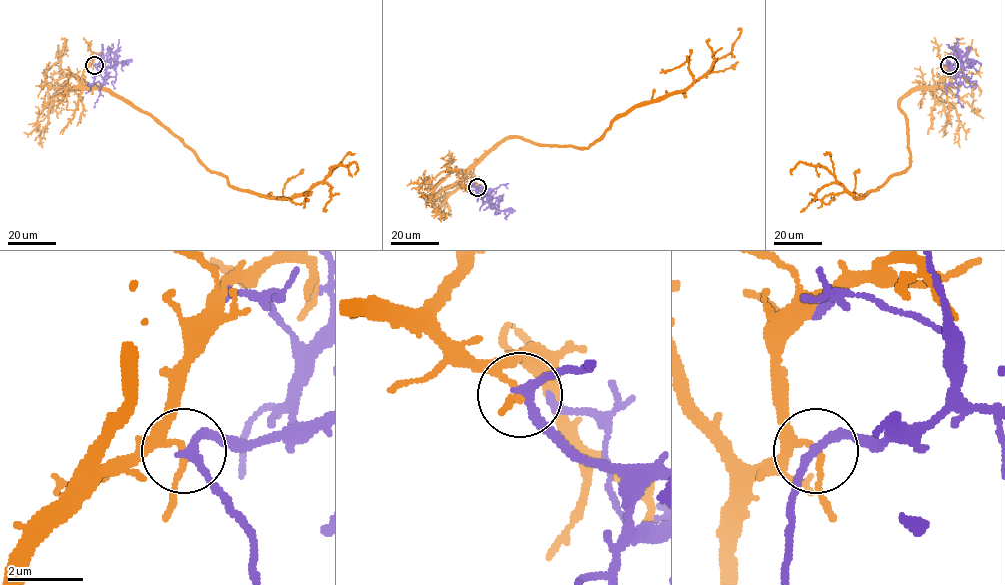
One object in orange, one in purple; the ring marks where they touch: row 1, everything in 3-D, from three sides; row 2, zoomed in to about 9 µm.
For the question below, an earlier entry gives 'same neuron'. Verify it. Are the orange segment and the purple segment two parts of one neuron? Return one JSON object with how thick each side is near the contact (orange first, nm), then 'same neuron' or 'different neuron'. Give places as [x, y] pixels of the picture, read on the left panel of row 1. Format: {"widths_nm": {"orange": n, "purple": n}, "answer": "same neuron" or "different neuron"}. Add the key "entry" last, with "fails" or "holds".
{"widths_nm": {"orange": 140, "purple": 220}, "answer": "different neuron", "entry": "fails"}

